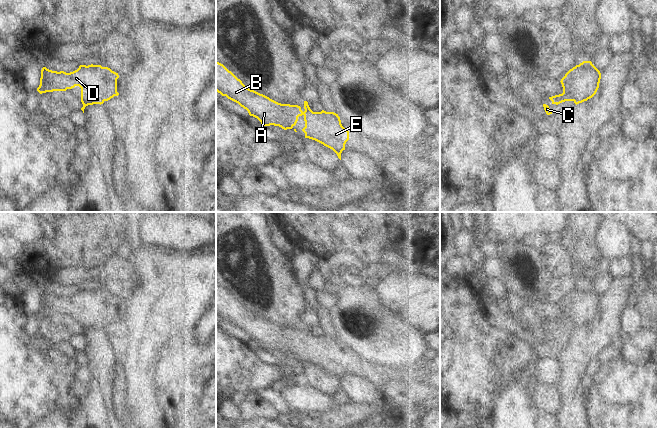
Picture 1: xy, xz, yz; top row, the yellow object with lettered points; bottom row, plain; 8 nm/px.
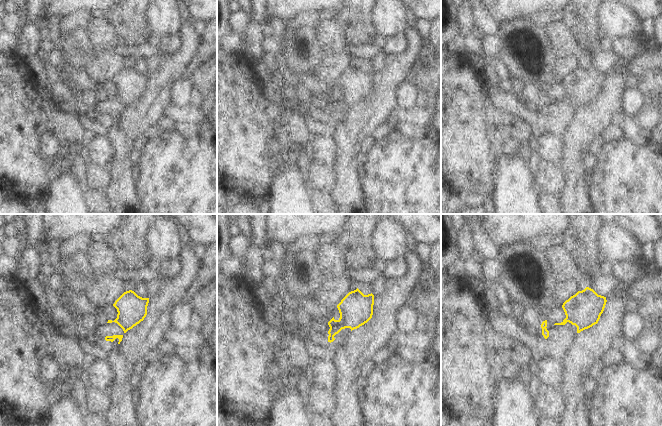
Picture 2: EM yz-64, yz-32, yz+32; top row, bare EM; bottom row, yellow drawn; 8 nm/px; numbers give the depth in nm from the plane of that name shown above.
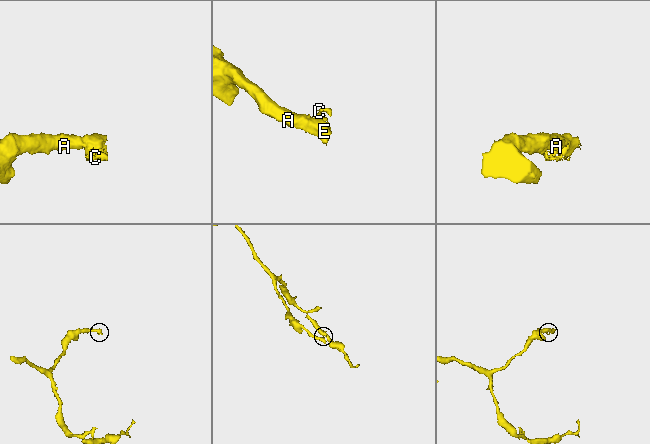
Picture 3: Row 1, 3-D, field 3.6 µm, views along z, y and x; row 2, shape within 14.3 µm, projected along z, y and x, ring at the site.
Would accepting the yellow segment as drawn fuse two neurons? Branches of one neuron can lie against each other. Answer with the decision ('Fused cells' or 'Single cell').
Single cell.

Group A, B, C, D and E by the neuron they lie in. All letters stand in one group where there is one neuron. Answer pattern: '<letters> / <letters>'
A B C D E

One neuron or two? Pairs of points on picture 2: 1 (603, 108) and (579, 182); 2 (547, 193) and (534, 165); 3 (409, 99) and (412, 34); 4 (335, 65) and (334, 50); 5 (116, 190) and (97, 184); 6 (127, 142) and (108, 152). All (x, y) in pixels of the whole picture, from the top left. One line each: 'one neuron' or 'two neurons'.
1: one neuron
2: one neuron
3: two neurons
4: two neurons
5: two neurons
6: two neurons

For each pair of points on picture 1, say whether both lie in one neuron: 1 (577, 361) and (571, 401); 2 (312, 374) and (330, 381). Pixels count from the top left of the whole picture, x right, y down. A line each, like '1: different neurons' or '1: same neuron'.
1: same neuron
2: same neuron

